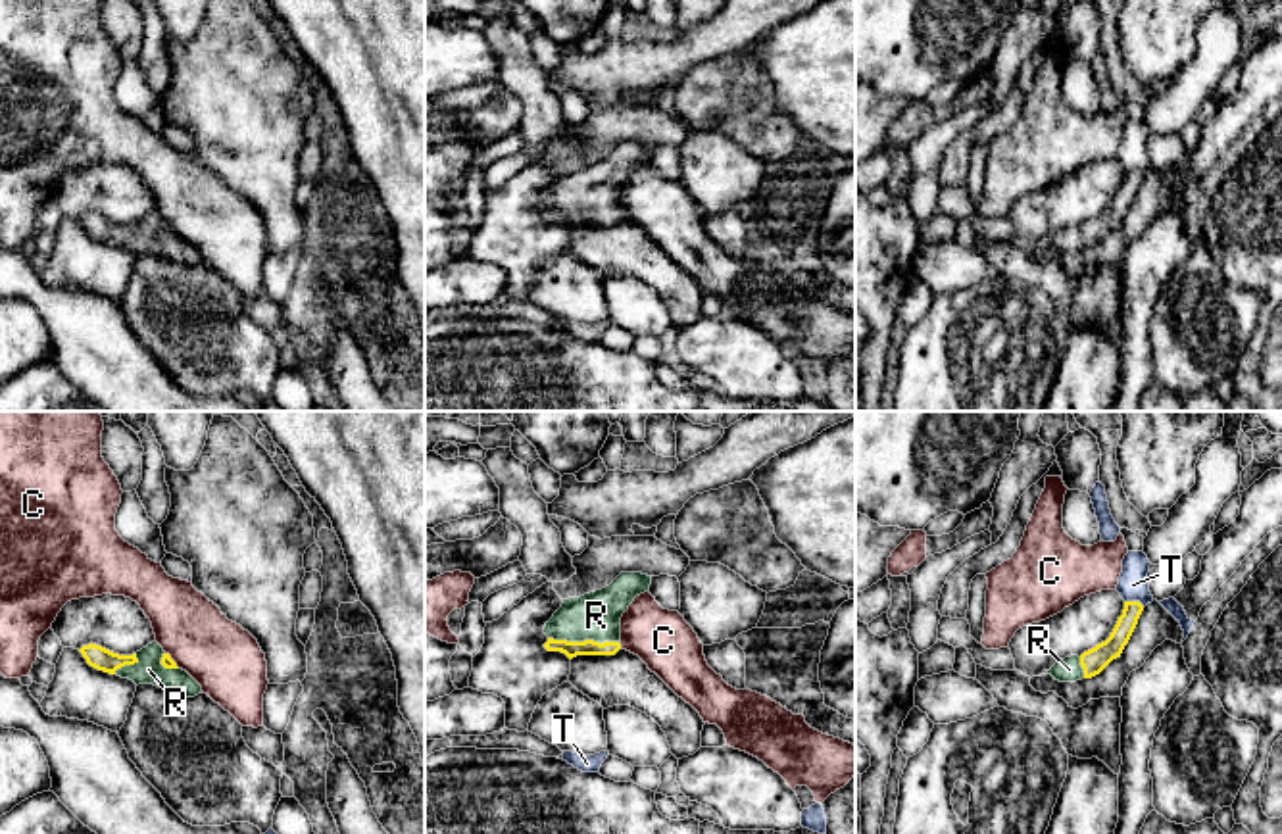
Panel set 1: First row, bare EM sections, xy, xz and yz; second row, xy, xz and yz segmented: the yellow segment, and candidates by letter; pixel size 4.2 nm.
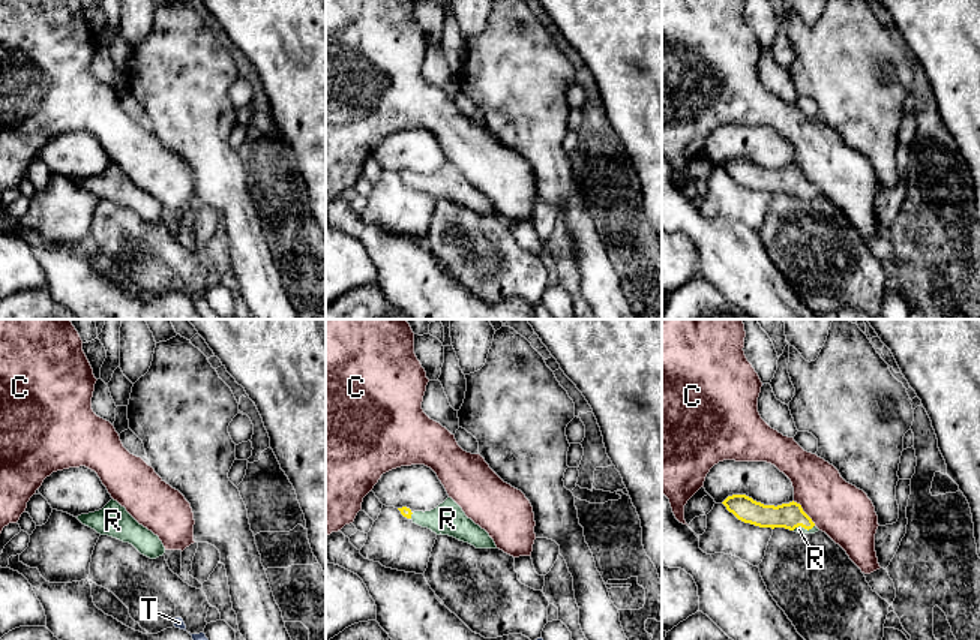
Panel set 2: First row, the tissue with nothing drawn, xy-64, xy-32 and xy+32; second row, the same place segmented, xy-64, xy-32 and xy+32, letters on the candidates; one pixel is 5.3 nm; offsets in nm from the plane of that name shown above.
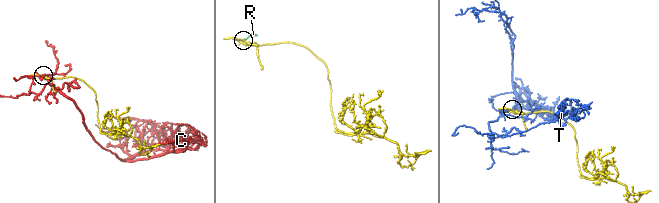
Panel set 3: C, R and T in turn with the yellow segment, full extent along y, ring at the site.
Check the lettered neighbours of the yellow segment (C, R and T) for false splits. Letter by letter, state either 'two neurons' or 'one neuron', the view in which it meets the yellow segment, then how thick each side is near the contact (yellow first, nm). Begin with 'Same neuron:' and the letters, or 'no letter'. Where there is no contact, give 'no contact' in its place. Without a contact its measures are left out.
Same neuron: R
C: two neurons | xy | 50/300 nm
R: one neuron | xz | 70/200 nm
T: two neurons | yz | 90/130 nm

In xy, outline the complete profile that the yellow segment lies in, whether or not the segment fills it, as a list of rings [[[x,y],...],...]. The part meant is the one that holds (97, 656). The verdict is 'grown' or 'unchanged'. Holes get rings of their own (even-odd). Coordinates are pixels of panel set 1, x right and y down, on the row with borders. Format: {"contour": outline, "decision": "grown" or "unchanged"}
{"contour": [[[158,642],[133,655],[119,655],[102,646],[88,644],[79,650],[86,663],[98,671],[117,675],[138,684],[154,684],[186,698],[202,694],[202,686]]], "decision": "grown"}

